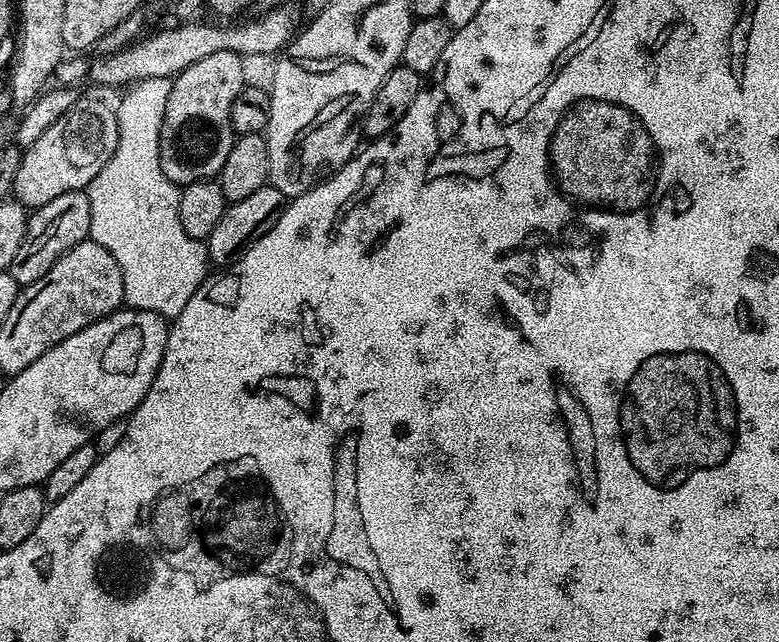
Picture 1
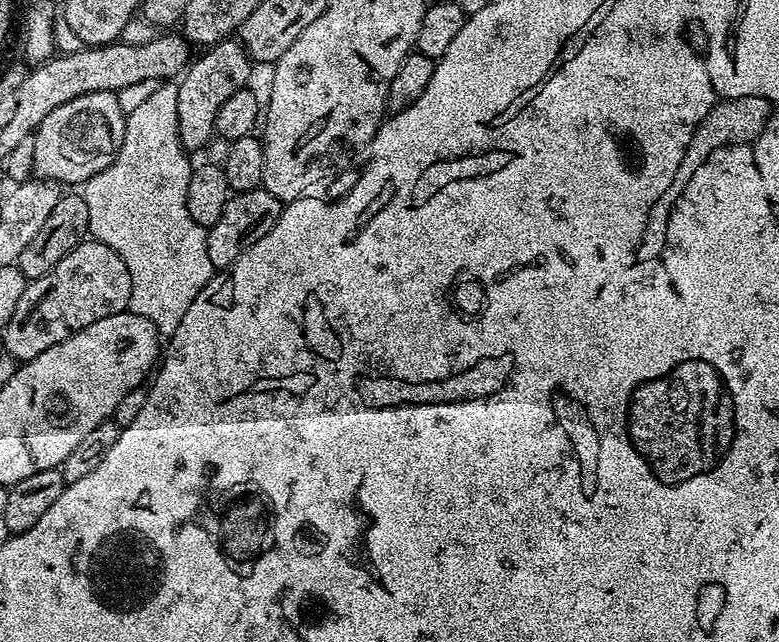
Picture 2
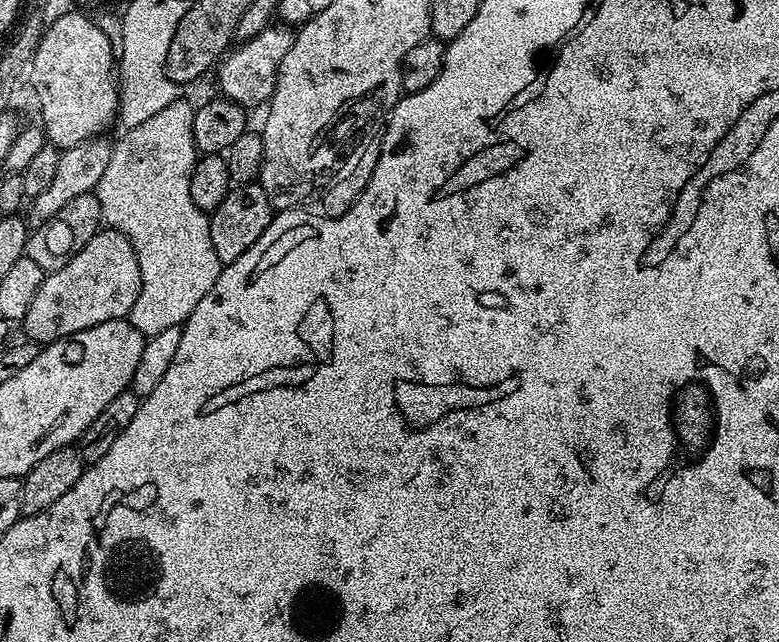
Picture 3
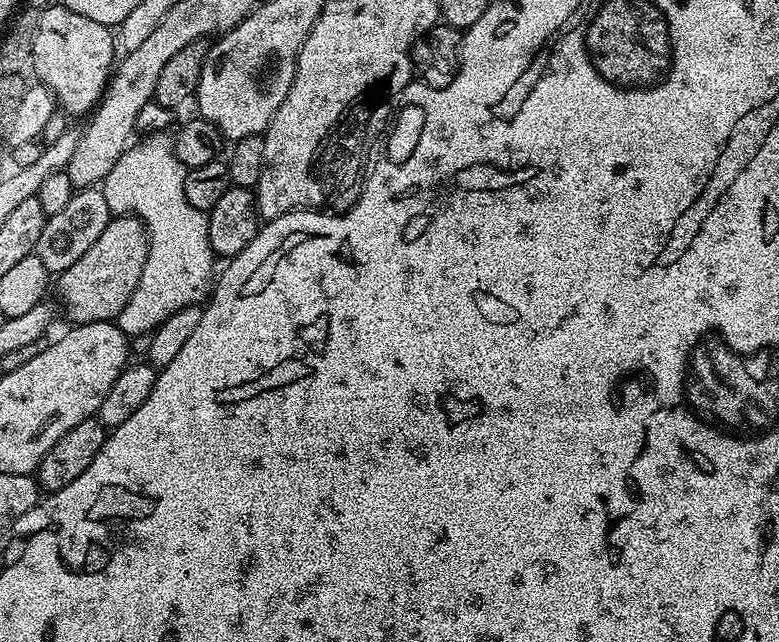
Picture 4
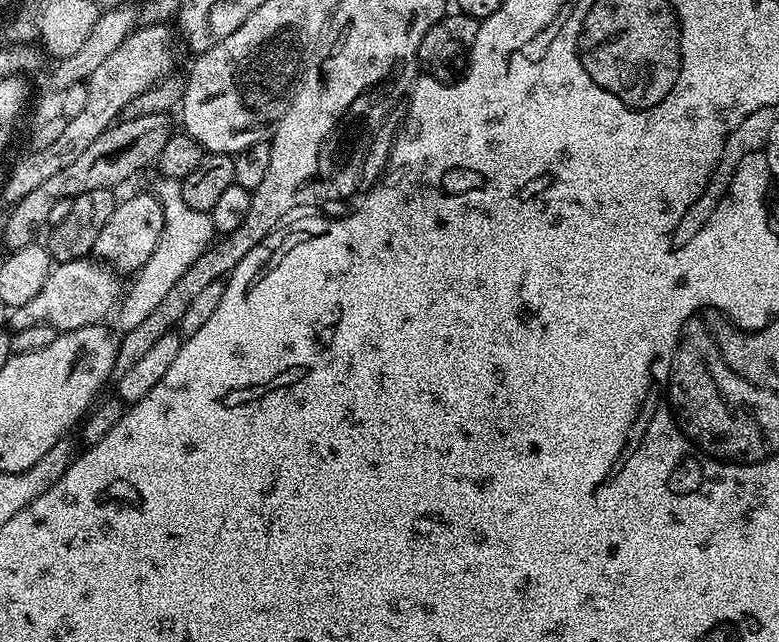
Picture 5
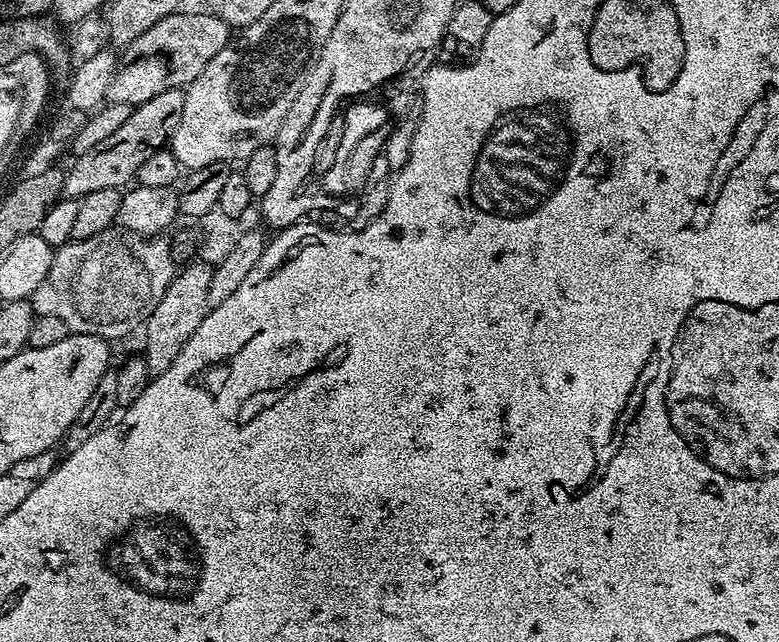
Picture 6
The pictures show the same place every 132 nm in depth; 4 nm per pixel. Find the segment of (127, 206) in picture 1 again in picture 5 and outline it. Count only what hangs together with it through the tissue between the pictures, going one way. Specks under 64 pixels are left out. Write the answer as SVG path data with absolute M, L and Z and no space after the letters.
M161 179L160 185L154 188L154 195L162 206L164 215L164 225L162 226L162 238L158 238L158 246L154 246L154 254L142 266L140 271L131 277L132 285L127 285L122 299L118 305L118 316L120 312L121 333L134 330L134 326L139 326L154 306L162 302L164 295L190 270L191 264L198 259L198 254L202 254L209 248L214 239L214 229L212 227L212 217L207 212L193 210L182 202L182 190L179 180Z

